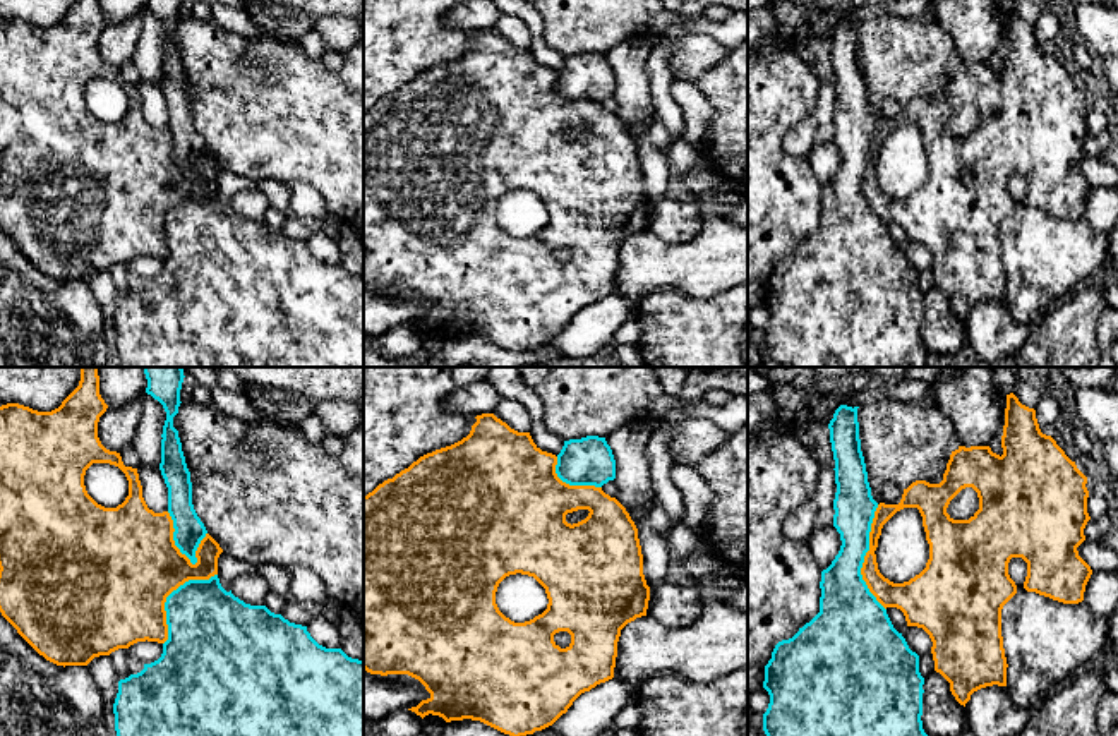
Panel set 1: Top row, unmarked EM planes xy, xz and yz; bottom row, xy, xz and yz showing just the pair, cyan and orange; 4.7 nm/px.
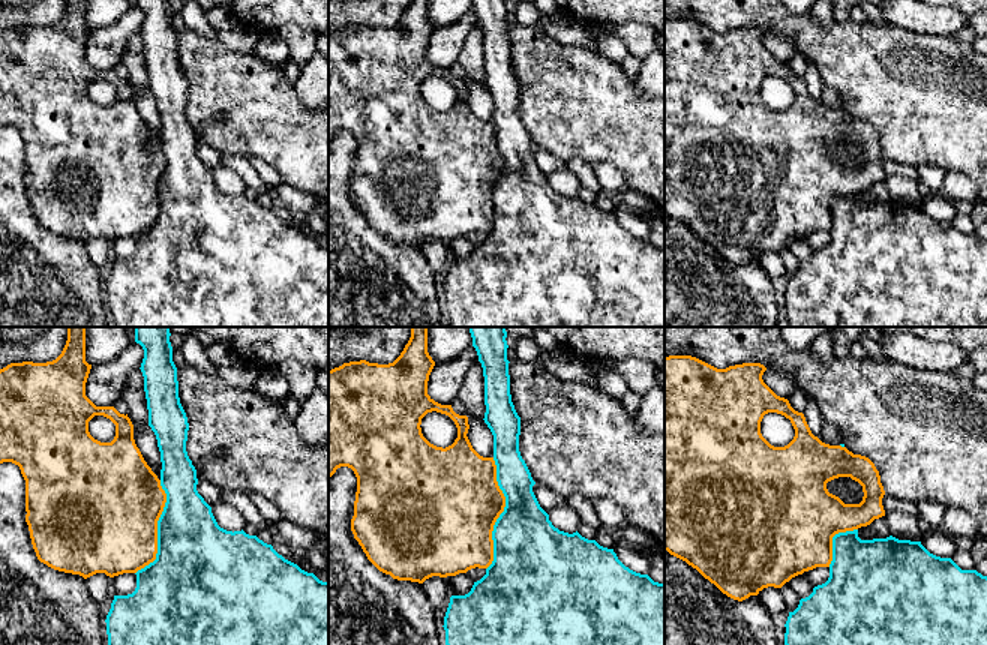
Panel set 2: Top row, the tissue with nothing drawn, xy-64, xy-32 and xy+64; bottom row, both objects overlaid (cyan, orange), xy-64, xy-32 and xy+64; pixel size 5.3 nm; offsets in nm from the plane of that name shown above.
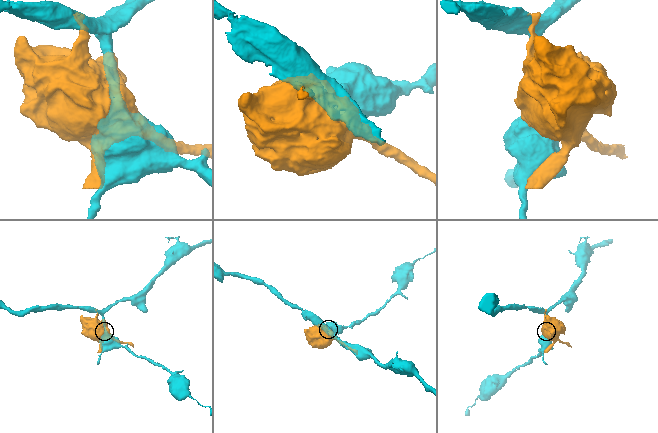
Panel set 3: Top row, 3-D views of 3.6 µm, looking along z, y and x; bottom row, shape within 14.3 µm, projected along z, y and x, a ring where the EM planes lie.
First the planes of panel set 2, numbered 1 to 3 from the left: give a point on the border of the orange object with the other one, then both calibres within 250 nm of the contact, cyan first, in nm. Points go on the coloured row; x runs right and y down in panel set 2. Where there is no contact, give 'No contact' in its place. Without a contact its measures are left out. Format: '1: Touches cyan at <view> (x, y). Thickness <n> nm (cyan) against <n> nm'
1: Touches cyan at xy-64 (158, 530). Thickness 420 nm (cyan) against 500 nm
2: Touches cyan at xy-32 (501, 513). Thickness 380 nm (cyan) against 480 nm
3: Touches cyan at xy+64 (833, 540). Thickness 380 nm (cyan) against 480 nm

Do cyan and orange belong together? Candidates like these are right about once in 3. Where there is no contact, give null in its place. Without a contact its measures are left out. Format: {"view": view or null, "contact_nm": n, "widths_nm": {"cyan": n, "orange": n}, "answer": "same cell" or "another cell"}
{"view": "yz", "contact_nm": 500, "widths_nm": {"cyan": 260, "orange": 120}, "answer": "another cell"}

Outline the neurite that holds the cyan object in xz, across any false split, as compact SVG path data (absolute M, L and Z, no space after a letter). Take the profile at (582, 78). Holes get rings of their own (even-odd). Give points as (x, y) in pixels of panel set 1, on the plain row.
M605 53L569 55L557 70L556 89L569 101L602 103L616 94L616 75Z

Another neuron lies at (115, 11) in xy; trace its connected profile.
M99 0L99 10L108 24L118 24L139 15L146 3L147 0Z

